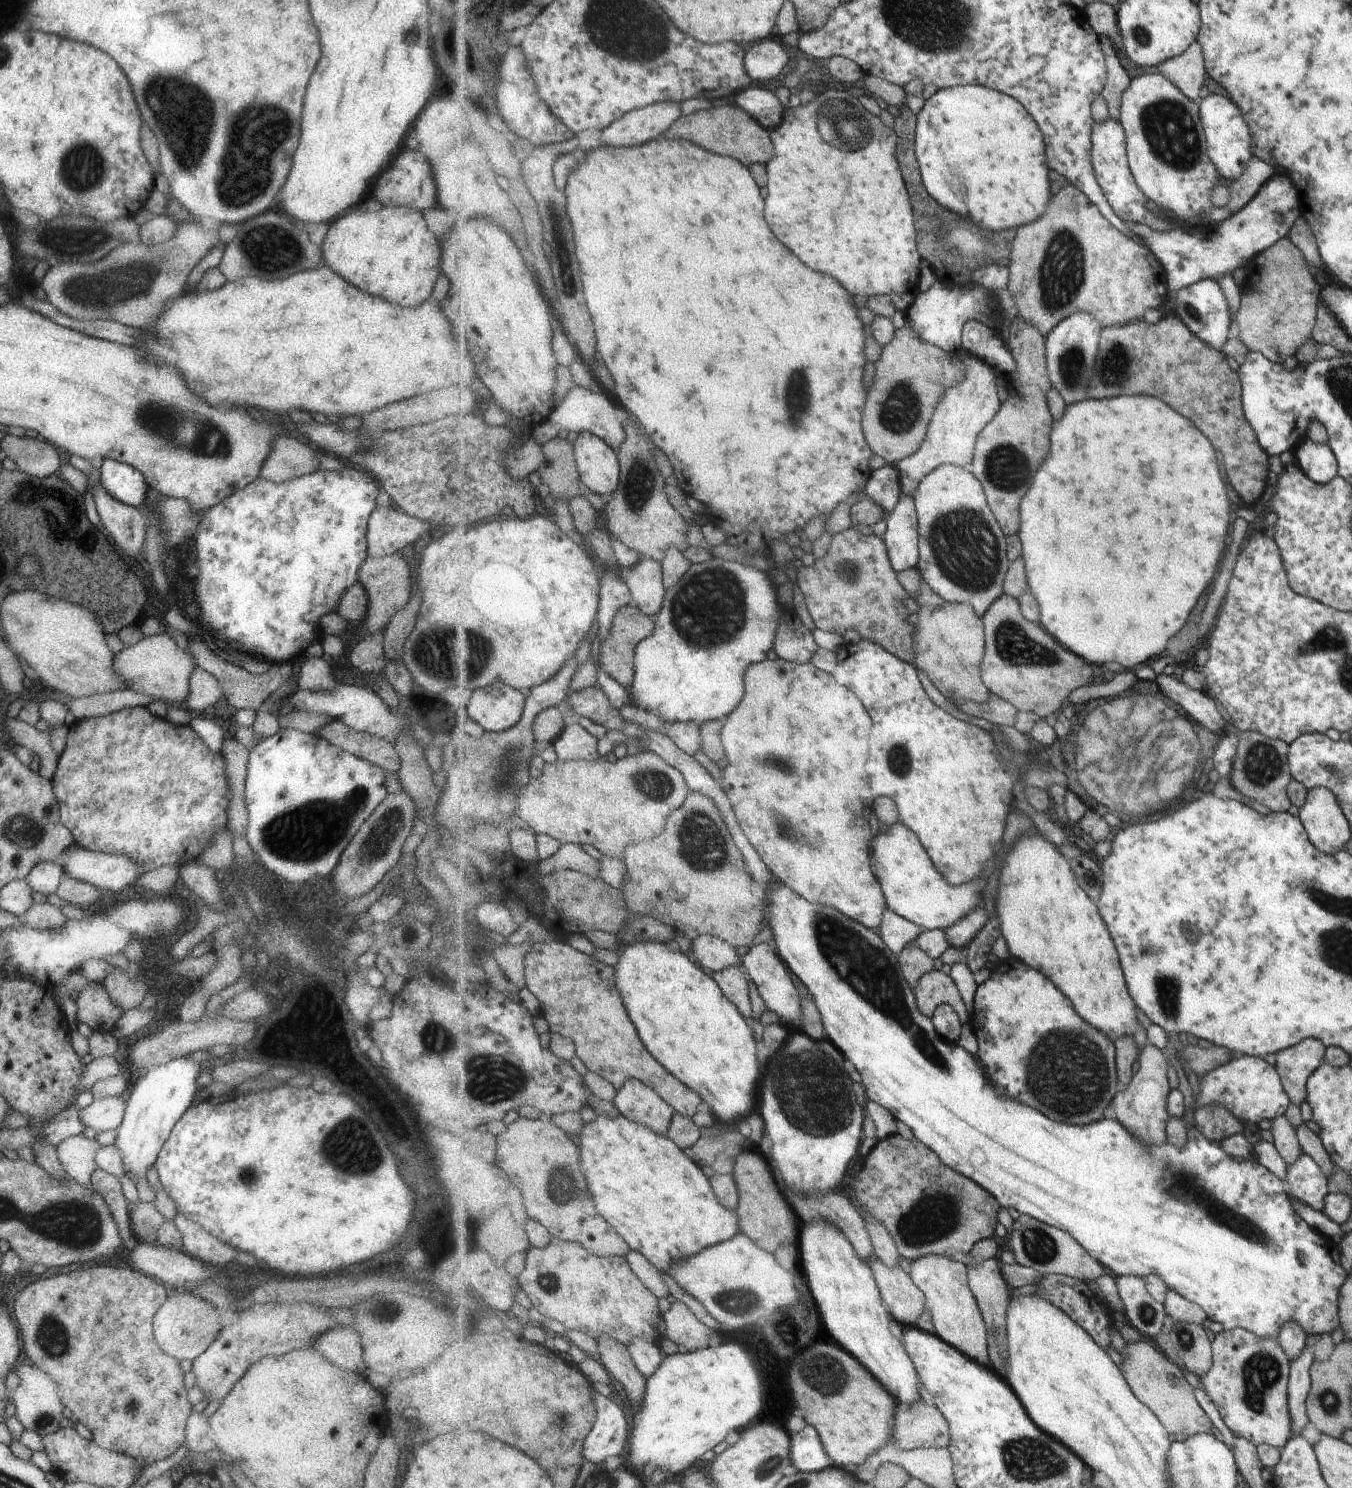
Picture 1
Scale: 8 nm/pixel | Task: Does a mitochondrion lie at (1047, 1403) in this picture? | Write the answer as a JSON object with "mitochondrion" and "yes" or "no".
{"mitochondrion":"no"}

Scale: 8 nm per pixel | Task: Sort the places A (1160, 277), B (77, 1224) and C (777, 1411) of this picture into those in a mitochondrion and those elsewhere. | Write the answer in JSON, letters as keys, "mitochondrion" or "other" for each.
{"A":"other","B":"mitochondrion","C":"other"}

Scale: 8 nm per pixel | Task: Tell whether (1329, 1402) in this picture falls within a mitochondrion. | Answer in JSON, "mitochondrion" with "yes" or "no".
{"mitochondrion":"yes"}

